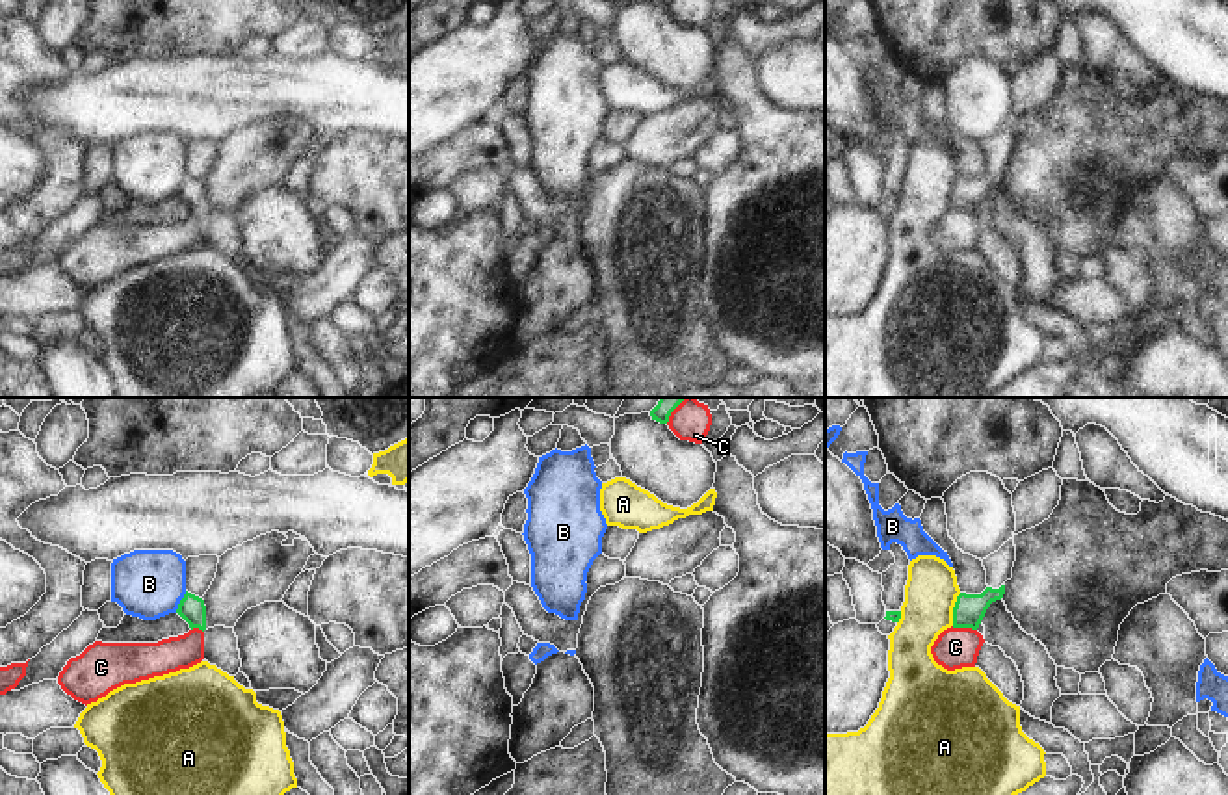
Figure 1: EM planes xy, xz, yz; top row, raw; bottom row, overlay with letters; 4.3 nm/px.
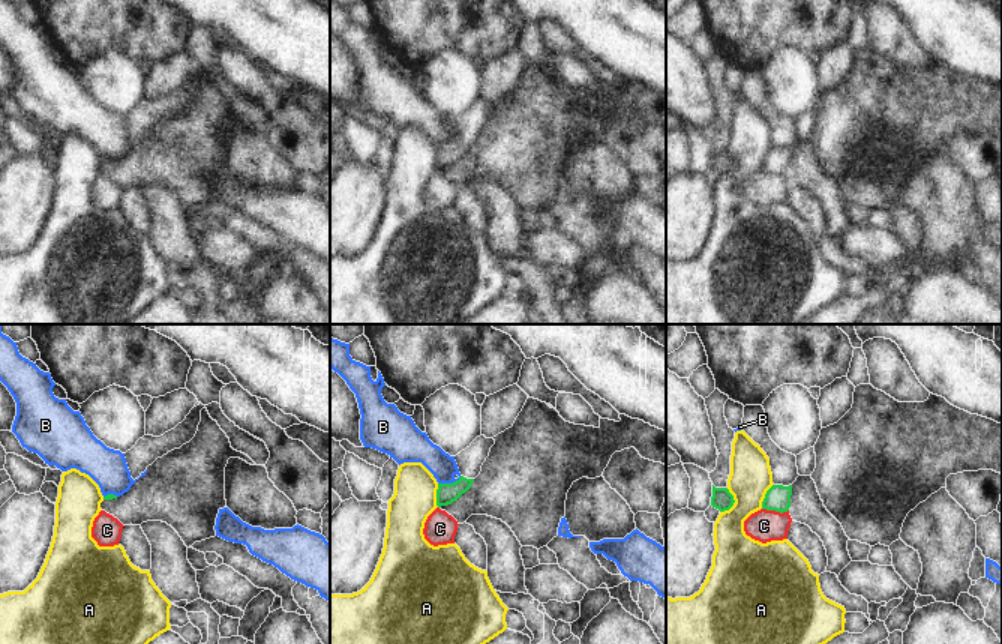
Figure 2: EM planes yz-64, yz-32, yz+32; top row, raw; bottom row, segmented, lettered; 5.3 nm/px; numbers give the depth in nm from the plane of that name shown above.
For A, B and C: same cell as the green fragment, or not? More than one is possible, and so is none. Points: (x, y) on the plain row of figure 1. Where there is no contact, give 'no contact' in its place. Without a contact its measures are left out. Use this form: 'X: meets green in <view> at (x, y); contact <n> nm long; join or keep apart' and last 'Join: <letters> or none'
A: meets green in yz at (953, 194); contact 150 nm long; keep apart
B: meets green in xy at (181, 186); contact 110 nm long; keep apart
C: meets green in yz at (965, 210); contact 110 nm long; keep apart
Join: none

